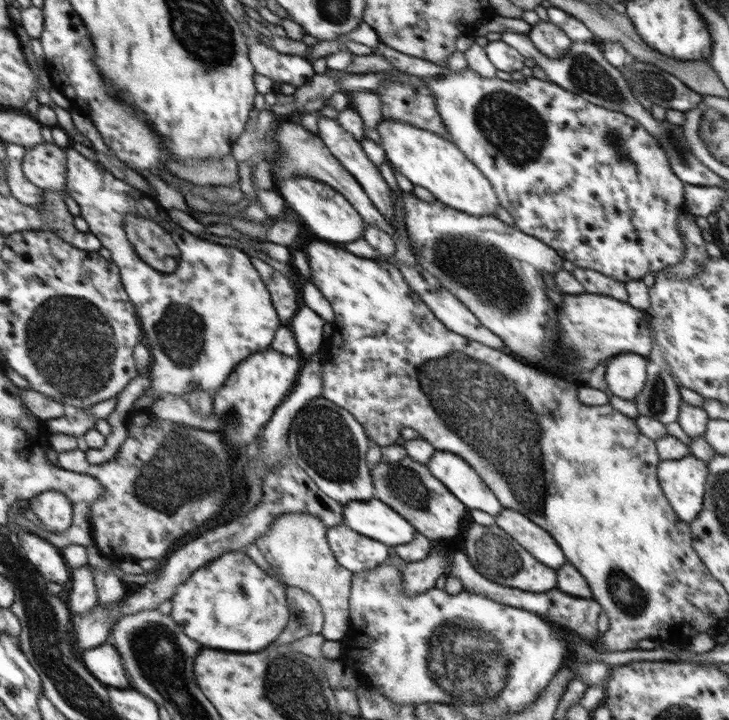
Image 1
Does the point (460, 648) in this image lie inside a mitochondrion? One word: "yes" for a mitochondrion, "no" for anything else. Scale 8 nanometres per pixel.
yes

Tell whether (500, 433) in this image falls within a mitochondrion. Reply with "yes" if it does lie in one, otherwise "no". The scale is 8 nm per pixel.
yes

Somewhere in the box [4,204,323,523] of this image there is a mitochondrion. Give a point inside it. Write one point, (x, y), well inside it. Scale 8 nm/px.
(81, 369)

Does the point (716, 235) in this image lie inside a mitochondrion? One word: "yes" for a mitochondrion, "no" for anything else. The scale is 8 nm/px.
no

